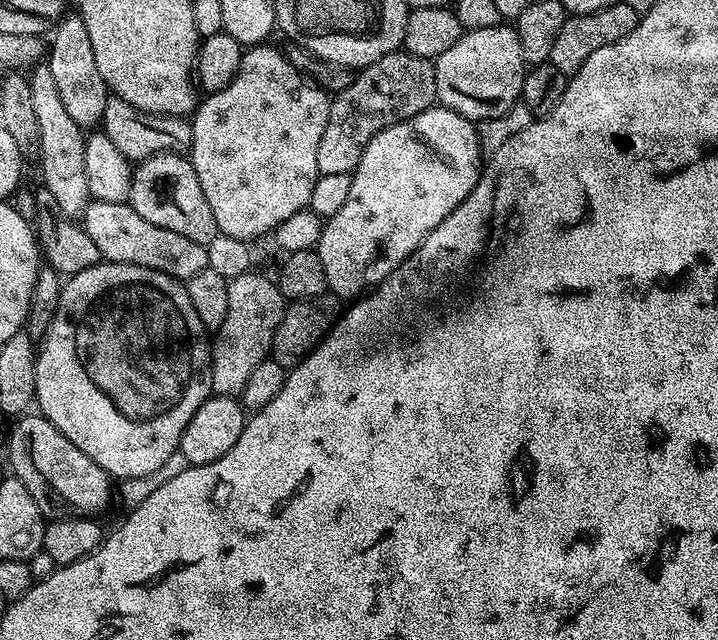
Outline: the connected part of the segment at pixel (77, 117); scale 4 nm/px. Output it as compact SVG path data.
M68 14L55 25L55 28L51 33L52 44L50 40L50 47L46 52L46 63L50 74L54 74L58 95L62 97L62 103L66 105L70 118L74 118L74 122L78 122L80 128L95 129L104 119L110 93L102 74L98 74L97 64L94 63L94 46L90 46L86 22L82 22L78 14Z

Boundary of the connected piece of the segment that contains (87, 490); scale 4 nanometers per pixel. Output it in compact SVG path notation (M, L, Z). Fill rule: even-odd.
M24 414L15 421L12 433L8 436L8 460L12 463L11 475L16 476L26 486L30 498L38 502L38 510L48 520L63 520L65 516L99 517L100 511L114 500L114 484L107 472L102 470L70 438L66 438L51 424L46 417L39 414Z

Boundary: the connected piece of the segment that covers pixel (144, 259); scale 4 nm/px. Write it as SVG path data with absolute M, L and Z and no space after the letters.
M92 200L82 217L84 223L83 235L89 244L98 246L101 257L110 264L133 264L150 270L158 270L174 279L186 282L198 274L198 270L209 267L210 252L205 245L193 242L191 238L185 238L183 234L174 234L174 230L162 230L162 226L154 226L154 222L146 222L142 214L138 214L131 203L119 204L118 202L98 202Z

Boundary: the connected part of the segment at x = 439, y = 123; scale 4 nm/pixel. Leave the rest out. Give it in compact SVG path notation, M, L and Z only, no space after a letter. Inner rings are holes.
M443 106L427 108L422 114L414 114L378 134L374 134L374 138L370 138L366 150L362 150L362 158L358 162L358 166L350 174L352 181L350 182L350 194L346 198L346 206L342 206L342 210L338 210L338 214L324 220L324 229L314 249L318 258L322 258L322 270L326 273L328 292L341 301L352 302L365 295L369 290L375 289L376 285L384 281L397 266L406 262L410 258L410 254L414 254L418 250L418 246L422 246L426 234L430 234L430 230L434 230L434 226L438 226L438 222L442 222L446 218L446 214L453 212L464 201L466 194L470 194L470 190L474 190L481 171L482 153L480 139L476 133L476 124L449 108Z

